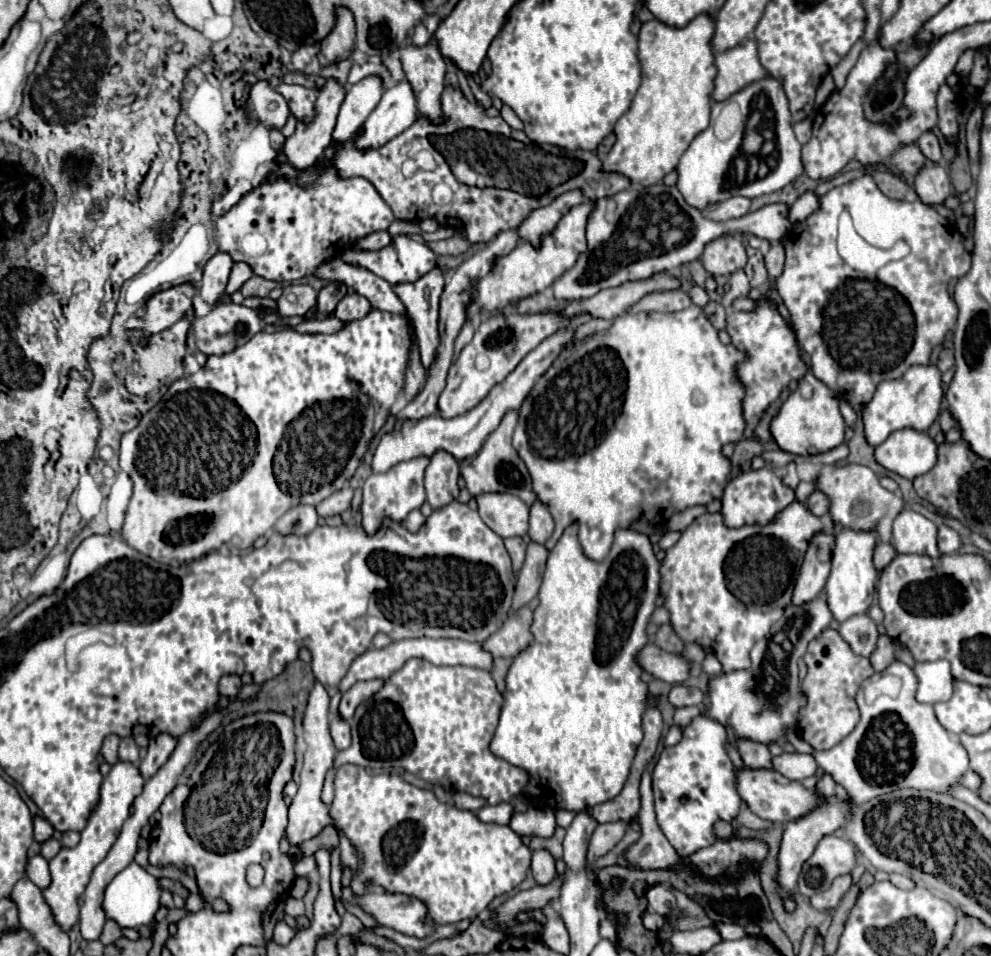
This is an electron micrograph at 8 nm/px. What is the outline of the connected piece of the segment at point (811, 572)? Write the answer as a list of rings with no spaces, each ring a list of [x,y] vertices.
[[[818,532],[808,546],[800,576],[796,580],[796,588],[794,588],[794,596],[792,596],[792,604],[804,604],[814,600],[828,578],[830,572],[830,560],[832,560],[832,544],[834,544],[834,534],[826,534],[826,532]]]

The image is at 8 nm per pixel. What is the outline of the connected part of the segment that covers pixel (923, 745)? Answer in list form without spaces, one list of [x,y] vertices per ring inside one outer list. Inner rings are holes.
[[[894,660],[882,672],[872,674],[860,686],[856,702],[858,702],[860,714],[862,714],[858,726],[840,744],[832,746],[830,750],[815,751],[795,730],[787,731],[787,740],[795,750],[804,754],[814,754],[818,766],[824,772],[828,772],[834,778],[834,782],[840,784],[850,794],[854,804],[866,804],[868,800],[872,800],[880,794],[886,794],[888,790],[894,790],[894,788],[916,788],[916,790],[948,792],[950,786],[960,782],[960,776],[968,770],[968,754],[966,754],[964,746],[958,740],[954,740],[944,730],[944,726],[938,722],[932,704],[920,704],[916,700],[916,674],[912,672],[910,666],[906,666],[900,660]]]

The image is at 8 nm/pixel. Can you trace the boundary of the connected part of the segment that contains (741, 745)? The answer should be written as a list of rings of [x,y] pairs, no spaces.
[[[738,738],[736,748],[748,768],[772,768],[772,754],[766,744]]]

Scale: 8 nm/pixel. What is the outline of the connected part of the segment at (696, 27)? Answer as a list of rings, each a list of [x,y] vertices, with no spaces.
[[[698,14],[694,20],[690,20],[684,28],[668,26],[660,20],[650,20],[642,24],[642,30],[638,34],[638,58],[642,64],[642,84],[624,116],[616,122],[616,144],[608,152],[604,160],[606,172],[620,172],[632,180],[632,184],[654,184],[662,180],[668,172],[672,172],[680,160],[680,156],[686,152],[690,142],[698,132],[708,128],[710,122],[710,106],[712,106],[712,88],[716,78],[716,52],[712,48],[712,36],[714,36],[716,16],[714,14]]]

